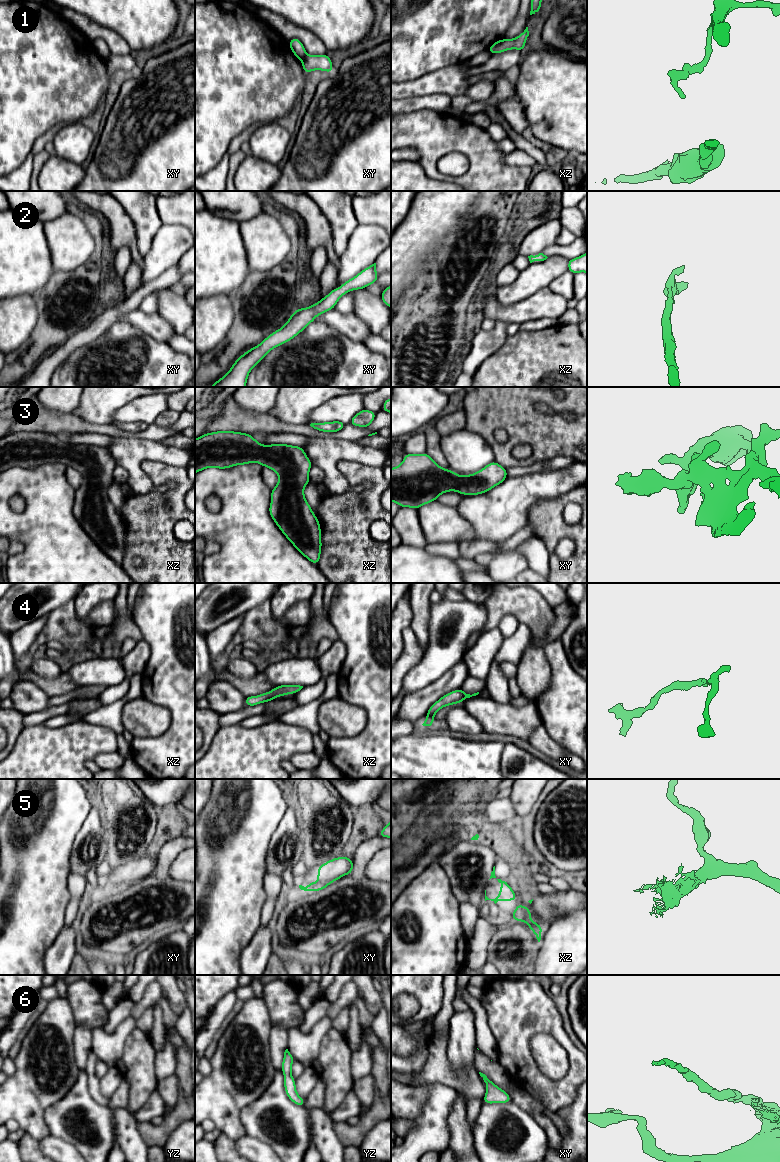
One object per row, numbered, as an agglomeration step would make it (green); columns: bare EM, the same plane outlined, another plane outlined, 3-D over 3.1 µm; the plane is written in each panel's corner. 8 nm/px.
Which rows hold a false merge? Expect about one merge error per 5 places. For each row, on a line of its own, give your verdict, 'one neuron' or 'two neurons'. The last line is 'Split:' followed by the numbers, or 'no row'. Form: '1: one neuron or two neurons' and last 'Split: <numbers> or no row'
1: two neurons
2: one neuron
3: one neuron
4: one neuron
5: one neuron
6: one neuron
Split: 1

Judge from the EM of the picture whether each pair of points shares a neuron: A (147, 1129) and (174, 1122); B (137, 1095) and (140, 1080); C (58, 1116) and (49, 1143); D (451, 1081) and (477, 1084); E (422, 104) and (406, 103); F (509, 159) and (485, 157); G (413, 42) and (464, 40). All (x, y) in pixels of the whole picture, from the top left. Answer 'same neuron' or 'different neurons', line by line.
A: same neuron
B: same neuron
C: different neurons
D: same neuron
E: same neuron
F: different neurons
G: same neuron

